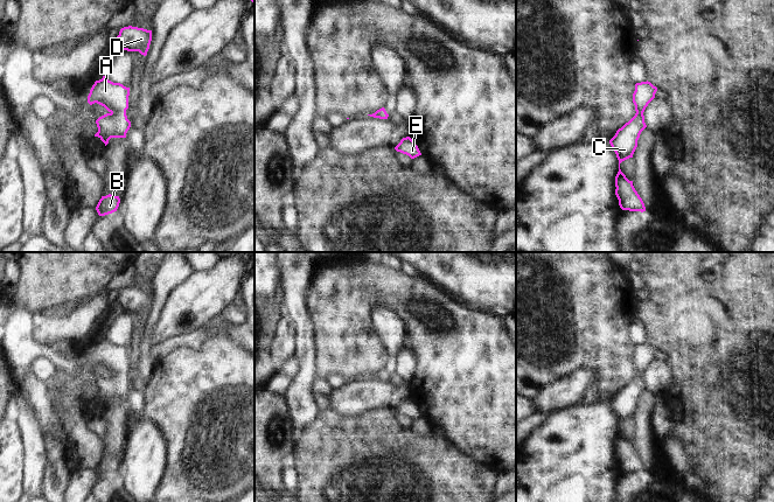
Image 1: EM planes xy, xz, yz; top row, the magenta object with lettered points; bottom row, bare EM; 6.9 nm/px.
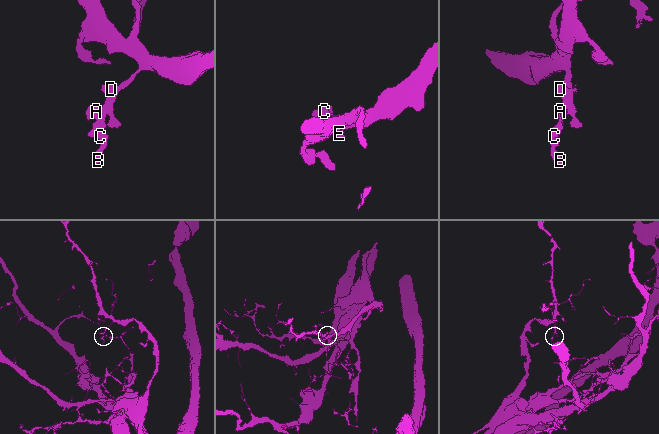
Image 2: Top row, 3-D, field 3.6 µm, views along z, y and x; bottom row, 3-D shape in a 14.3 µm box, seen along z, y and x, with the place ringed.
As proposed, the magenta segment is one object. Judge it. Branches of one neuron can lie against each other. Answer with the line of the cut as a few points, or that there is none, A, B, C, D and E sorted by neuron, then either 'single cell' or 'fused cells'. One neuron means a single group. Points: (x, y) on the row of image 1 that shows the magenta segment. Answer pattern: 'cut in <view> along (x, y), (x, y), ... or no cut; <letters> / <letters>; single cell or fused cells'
no cut; A B C D E; single cell

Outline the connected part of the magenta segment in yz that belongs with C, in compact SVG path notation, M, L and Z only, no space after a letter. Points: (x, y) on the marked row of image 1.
M648 81L635 84L633 103L636 113L628 123L619 128L615 135L609 140L619 160L619 172L615 176L615 195L622 210L646 211L644 203L635 190L633 181L629 181L621 172L620 163L633 158L640 134L647 127L643 112L648 104L655 98L656 91L657 88Z

